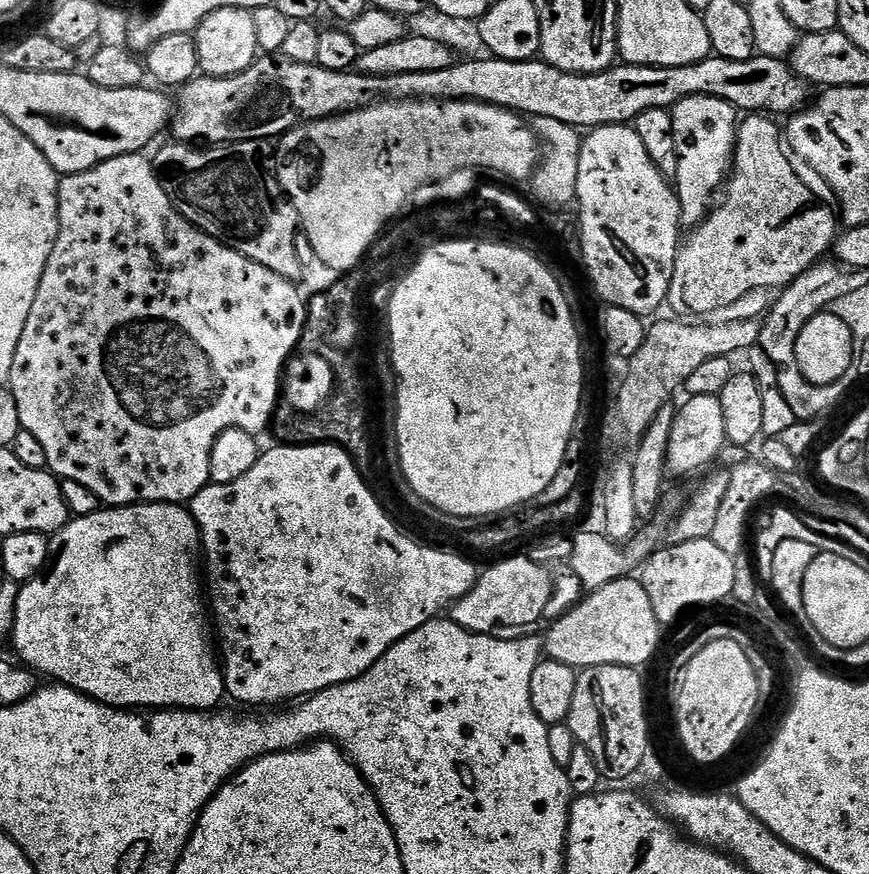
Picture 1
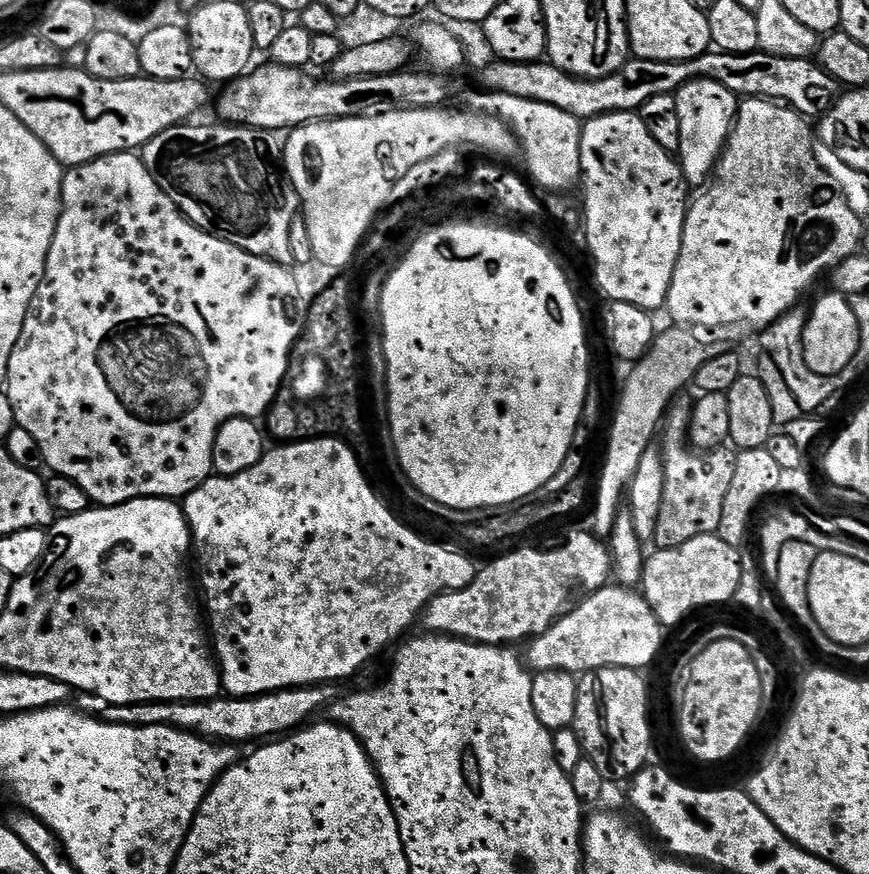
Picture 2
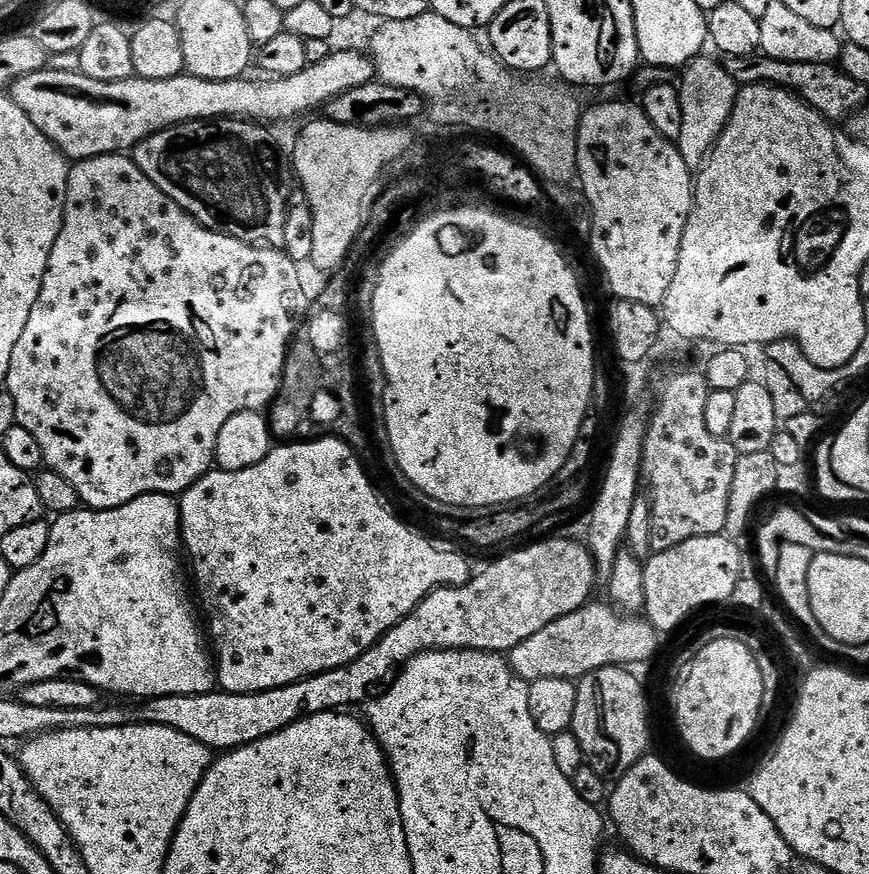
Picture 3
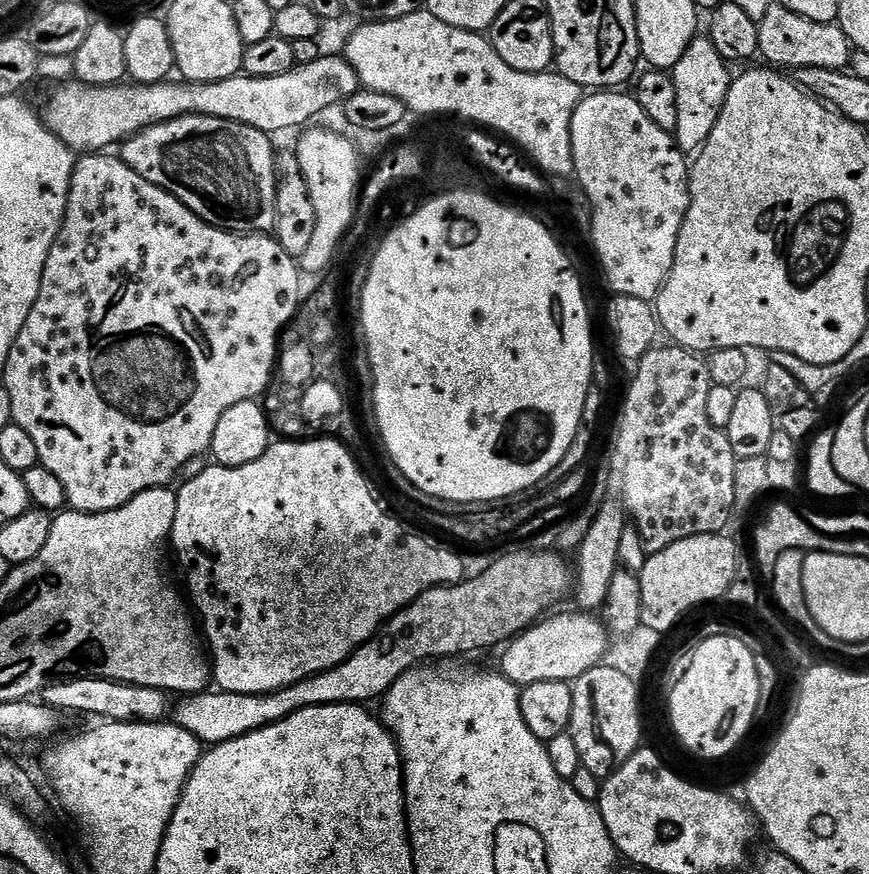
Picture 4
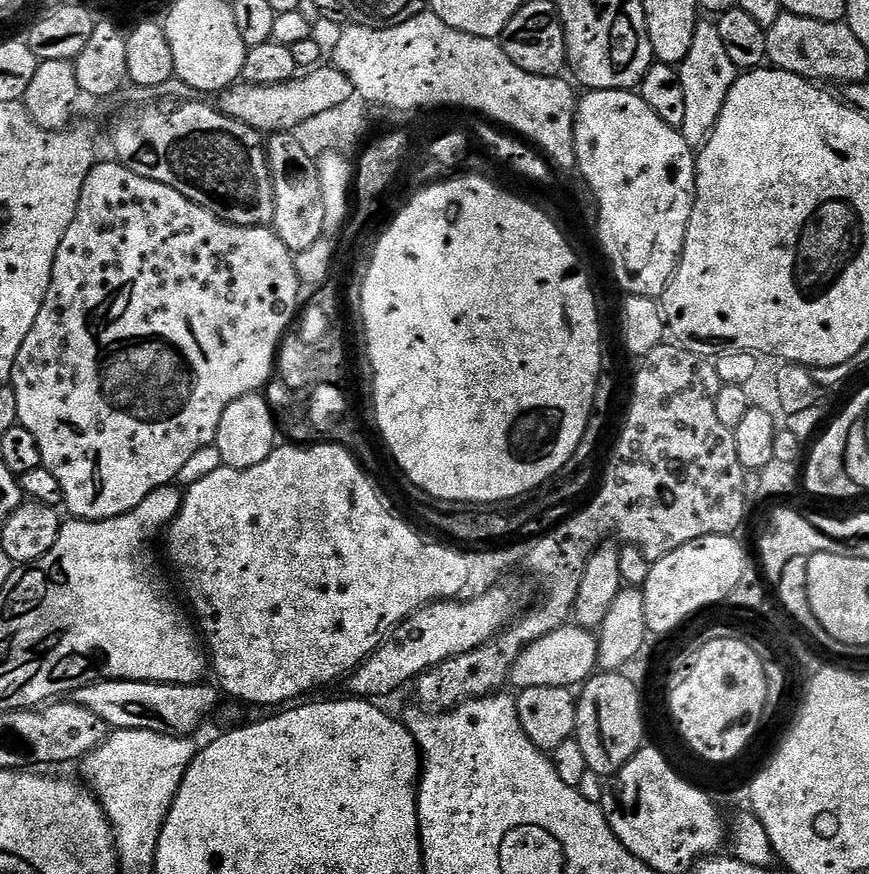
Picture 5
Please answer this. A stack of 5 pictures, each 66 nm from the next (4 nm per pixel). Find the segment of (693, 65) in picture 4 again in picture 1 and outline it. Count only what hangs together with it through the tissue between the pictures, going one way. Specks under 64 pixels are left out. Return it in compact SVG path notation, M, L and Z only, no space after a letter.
M687 96L676 103L671 113L678 150L674 187L680 193L680 218L685 225L695 226L708 217L717 199L716 191L725 187L733 171L738 109L718 96Z

